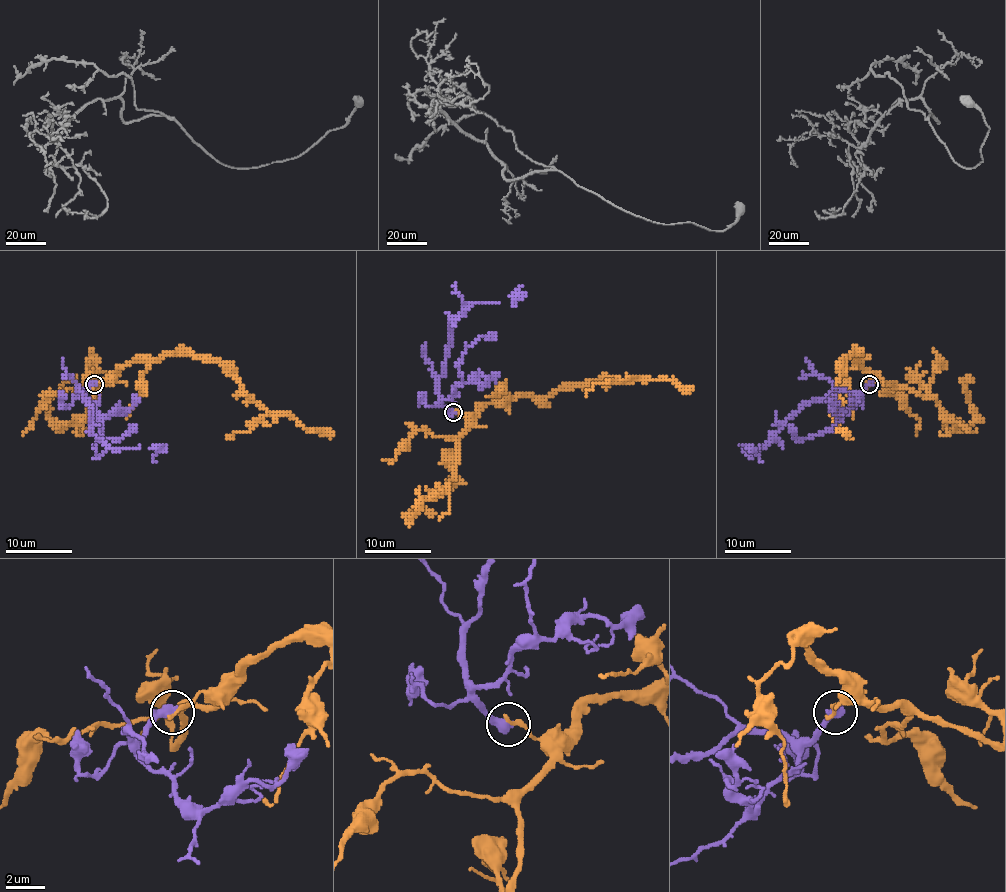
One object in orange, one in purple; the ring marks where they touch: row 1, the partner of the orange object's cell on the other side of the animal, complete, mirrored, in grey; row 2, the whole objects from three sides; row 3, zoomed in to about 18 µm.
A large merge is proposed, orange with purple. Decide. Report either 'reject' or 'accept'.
reject

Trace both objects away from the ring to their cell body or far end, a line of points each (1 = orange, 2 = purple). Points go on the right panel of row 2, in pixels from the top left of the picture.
1: (869, 384), (874, 377), (852, 356), (853, 351), (842, 361), (835, 386), (835, 429), (847, 432)
2: (869, 384), (860, 394), (835, 391), (830, 396), (805, 402), (762, 449), (748, 449), (762, 463)

